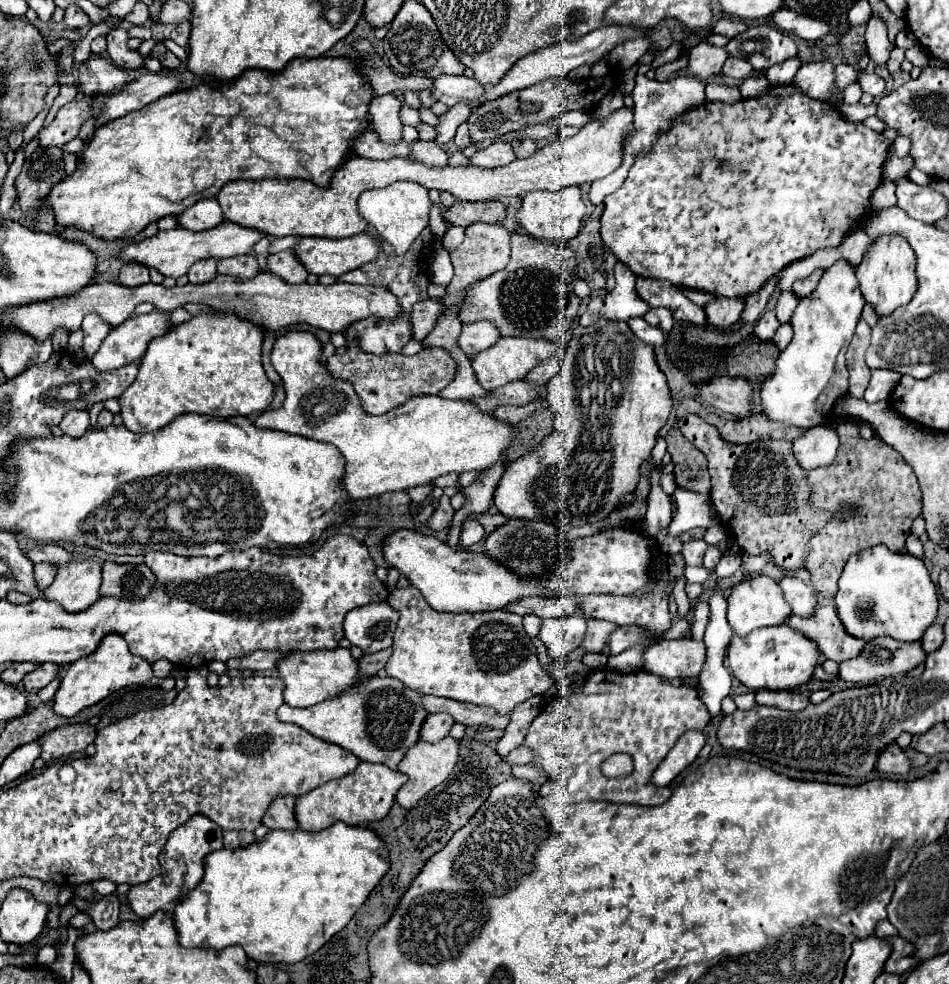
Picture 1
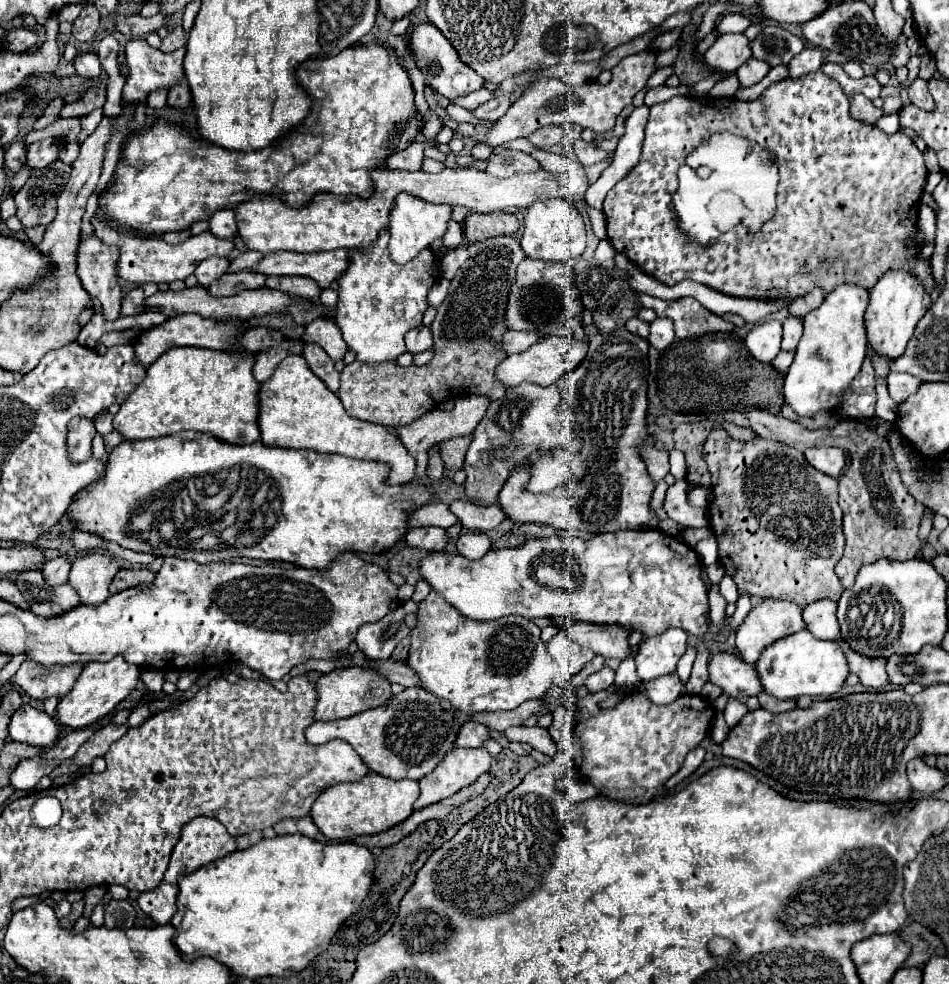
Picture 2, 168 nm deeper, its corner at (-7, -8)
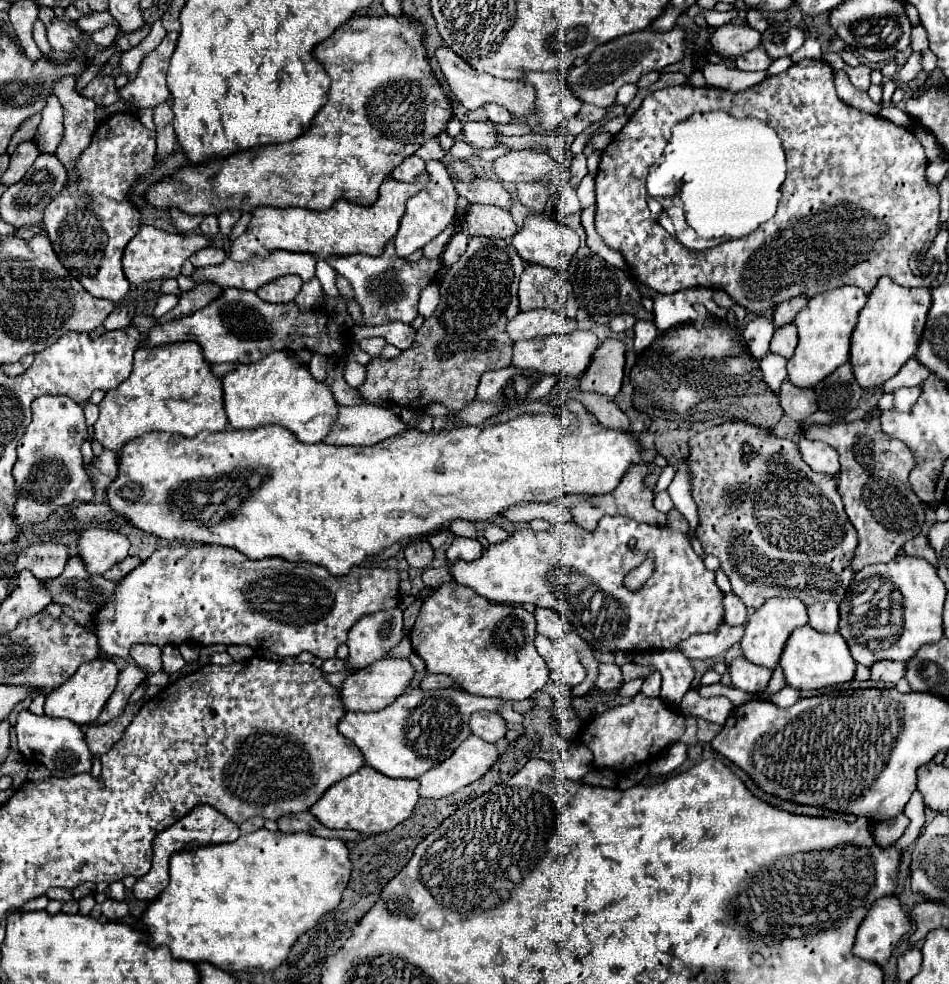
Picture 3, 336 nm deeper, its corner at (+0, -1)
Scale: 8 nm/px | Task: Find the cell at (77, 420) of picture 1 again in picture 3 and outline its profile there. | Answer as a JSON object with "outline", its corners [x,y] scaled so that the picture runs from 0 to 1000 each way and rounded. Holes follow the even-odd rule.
{"outline":[[[45,401],[35,408],[35,428],[28,434],[26,442],[20,446],[18,471],[14,475],[16,497],[20,497],[20,505],[16,509],[16,529],[20,529],[22,536],[47,529],[54,521],[58,521],[66,513],[98,507],[100,497],[98,497],[98,493],[87,477],[87,468],[85,468],[85,452],[92,446],[94,446],[94,436],[90,432],[87,414],[83,414],[79,408],[75,408],[68,401]],[[52,468],[62,468],[66,473],[66,477],[52,477]]]}

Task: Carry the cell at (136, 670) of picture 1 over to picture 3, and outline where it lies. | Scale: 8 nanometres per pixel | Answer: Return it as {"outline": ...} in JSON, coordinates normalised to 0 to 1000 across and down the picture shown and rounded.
{"outline":[[[100,670],[96,674],[87,674],[77,688],[73,688],[62,700],[56,700],[50,706],[47,727],[68,729],[81,737],[96,737],[109,723],[109,716],[113,714],[113,710],[117,708],[123,696],[123,686],[125,686],[125,680],[117,670]]]}

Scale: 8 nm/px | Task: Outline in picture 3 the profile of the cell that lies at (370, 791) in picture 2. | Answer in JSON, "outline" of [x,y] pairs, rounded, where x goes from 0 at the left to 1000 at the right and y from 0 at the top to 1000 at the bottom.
{"outline":[[[385,777],[370,790],[349,798],[342,810],[328,820],[328,826],[347,842],[372,842],[383,849],[408,847],[420,836],[425,836],[442,812],[439,792],[412,792]]]}

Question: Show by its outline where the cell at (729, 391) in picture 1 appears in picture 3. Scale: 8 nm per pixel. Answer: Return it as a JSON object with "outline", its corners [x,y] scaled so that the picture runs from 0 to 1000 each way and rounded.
{"outline":[[[924,424],[905,426],[899,430],[857,432],[852,436],[844,436],[844,442],[876,452],[886,464],[884,503],[888,505],[890,519],[905,542],[905,554],[897,576],[905,580],[911,574],[935,572],[945,566],[954,550],[968,544],[975,532],[975,513],[958,491],[958,481],[964,477],[960,456],[945,446],[933,444]]]}

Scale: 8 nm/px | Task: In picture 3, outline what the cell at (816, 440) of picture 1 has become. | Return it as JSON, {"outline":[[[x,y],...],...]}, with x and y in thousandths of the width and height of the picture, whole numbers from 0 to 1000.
{"outline":[[[844,446],[842,448],[842,458],[844,458],[848,471],[857,479],[863,479],[863,481],[869,481],[869,483],[884,481],[884,462],[876,452],[867,450],[867,448]]]}

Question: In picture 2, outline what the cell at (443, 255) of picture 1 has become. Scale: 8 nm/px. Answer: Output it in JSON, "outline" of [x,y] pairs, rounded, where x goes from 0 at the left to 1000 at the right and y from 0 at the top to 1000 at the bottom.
{"outline":[[[464,283],[464,285],[459,285],[459,289],[453,293],[453,297],[451,297],[451,307],[453,307],[453,311],[464,311],[466,309],[466,305],[470,303],[470,299],[472,299],[472,289],[474,289],[474,285],[470,285],[470,283]]]}

